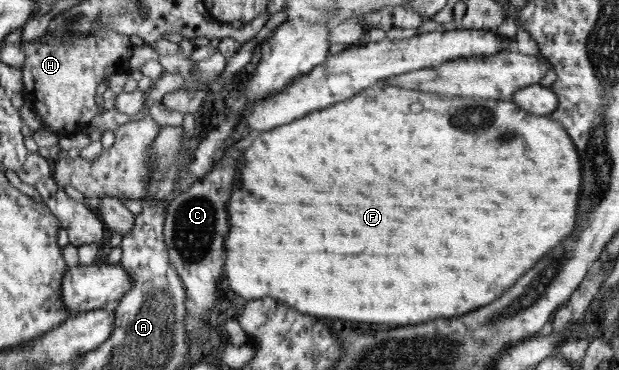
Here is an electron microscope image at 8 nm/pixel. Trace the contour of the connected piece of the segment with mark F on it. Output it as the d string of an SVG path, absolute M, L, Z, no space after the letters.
M390 80L379 81L328 109L310 112L296 122L262 132L252 140L250 148L244 150L244 158L239 162L240 182L236 182L236 194L232 196L232 206L228 206L228 210L232 210L232 232L228 233L226 242L228 286L247 301L272 297L312 316L350 322L404 326L466 314L496 300L506 286L512 286L574 230L574 210L580 190L580 156L576 152L578 150L560 122L549 116L532 116L512 101L441 96L392 85Z

